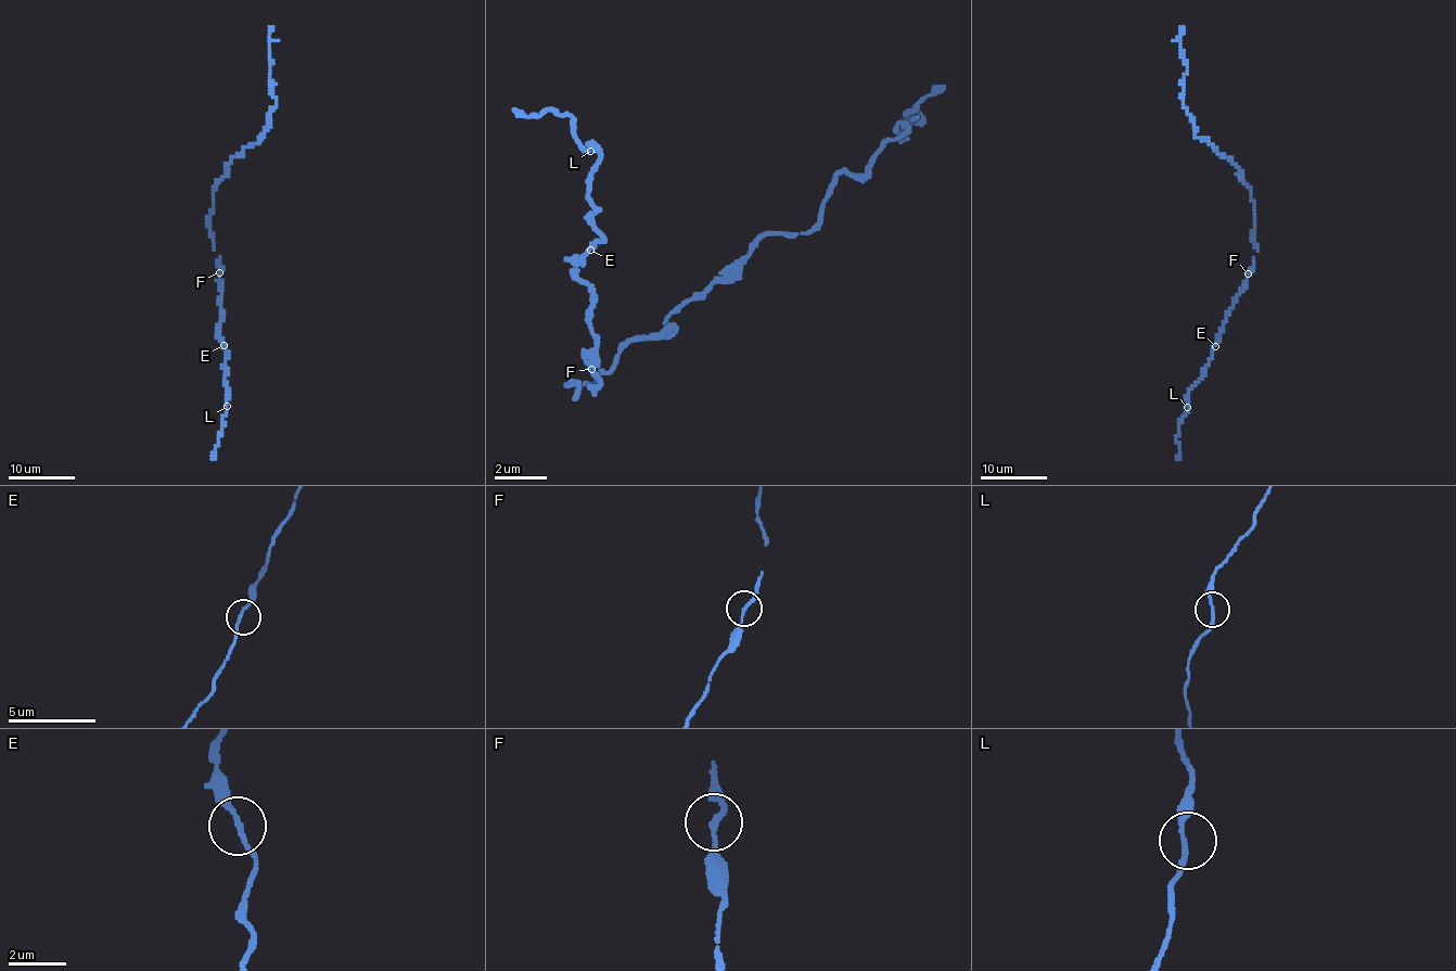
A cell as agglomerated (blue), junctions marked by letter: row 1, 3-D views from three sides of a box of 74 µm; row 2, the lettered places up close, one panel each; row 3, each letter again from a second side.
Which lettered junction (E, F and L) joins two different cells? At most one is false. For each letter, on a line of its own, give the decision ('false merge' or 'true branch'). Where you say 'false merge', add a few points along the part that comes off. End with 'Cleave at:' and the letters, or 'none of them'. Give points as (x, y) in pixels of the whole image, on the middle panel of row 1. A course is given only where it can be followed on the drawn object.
E: true branch
F: true branch
L: true branch
Cleave at: none of them

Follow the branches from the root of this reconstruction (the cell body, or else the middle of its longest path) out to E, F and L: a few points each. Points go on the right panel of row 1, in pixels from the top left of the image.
E: (1254, 228), (1254, 265), (1215, 346)
F: (1254, 228), (1256, 250), (1254, 265), (1248, 273)
L: (1254, 228), (1256, 250), (1252, 270), (1227, 316), (1210, 362), (1187, 395), (1187, 407)

